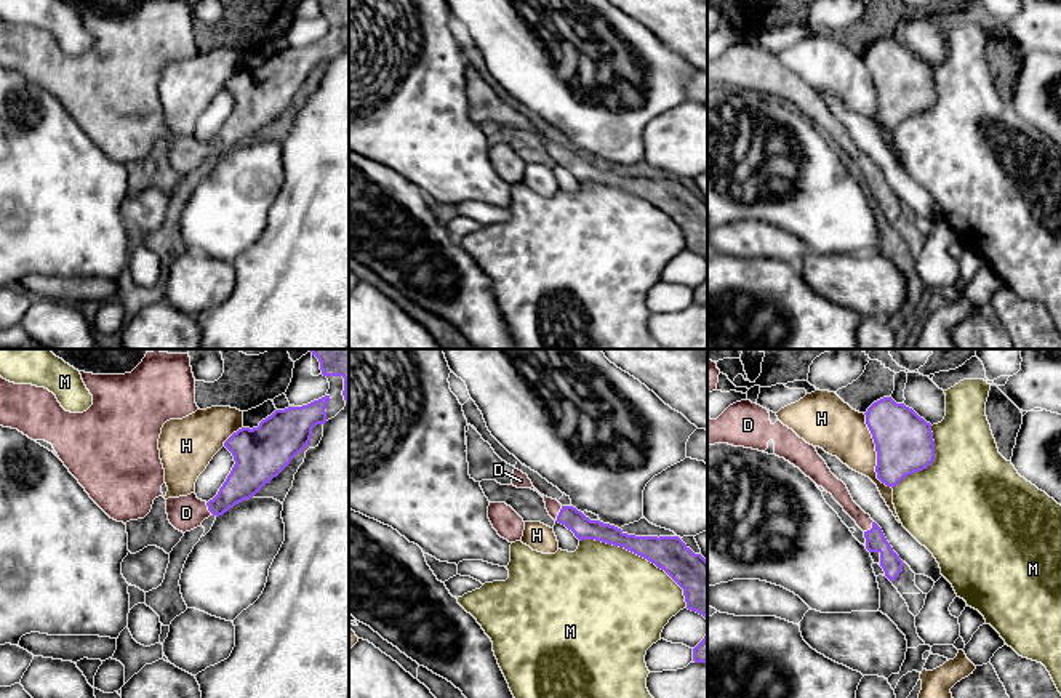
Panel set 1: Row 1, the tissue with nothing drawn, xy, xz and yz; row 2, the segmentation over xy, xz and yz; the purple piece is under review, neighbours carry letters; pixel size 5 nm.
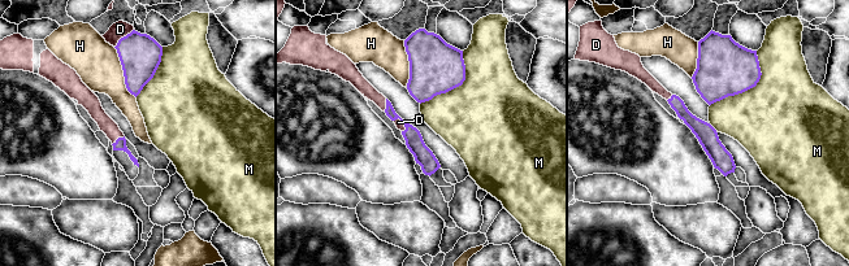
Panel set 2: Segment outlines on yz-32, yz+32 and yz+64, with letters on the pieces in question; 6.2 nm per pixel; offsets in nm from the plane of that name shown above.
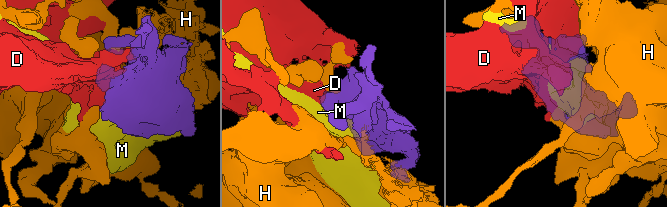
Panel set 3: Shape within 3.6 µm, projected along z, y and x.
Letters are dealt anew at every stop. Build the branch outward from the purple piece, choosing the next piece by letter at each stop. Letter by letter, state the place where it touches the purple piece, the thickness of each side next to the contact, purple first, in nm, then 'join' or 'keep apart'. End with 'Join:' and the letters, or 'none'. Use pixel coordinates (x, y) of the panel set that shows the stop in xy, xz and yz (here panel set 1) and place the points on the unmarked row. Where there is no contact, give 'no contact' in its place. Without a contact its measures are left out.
D: meets purple in xz at (559, 156); 110 nm thick on the purple side, 70 nm on the other; join
H: meets purple in yz at (877, 95); 300 nm thick on the purple side, 260 nm on the other; keep apart
M: meets purple in xz at (639, 196); 180 nm thick on the purple side, 480 nm on the other; keep apart
Join: D

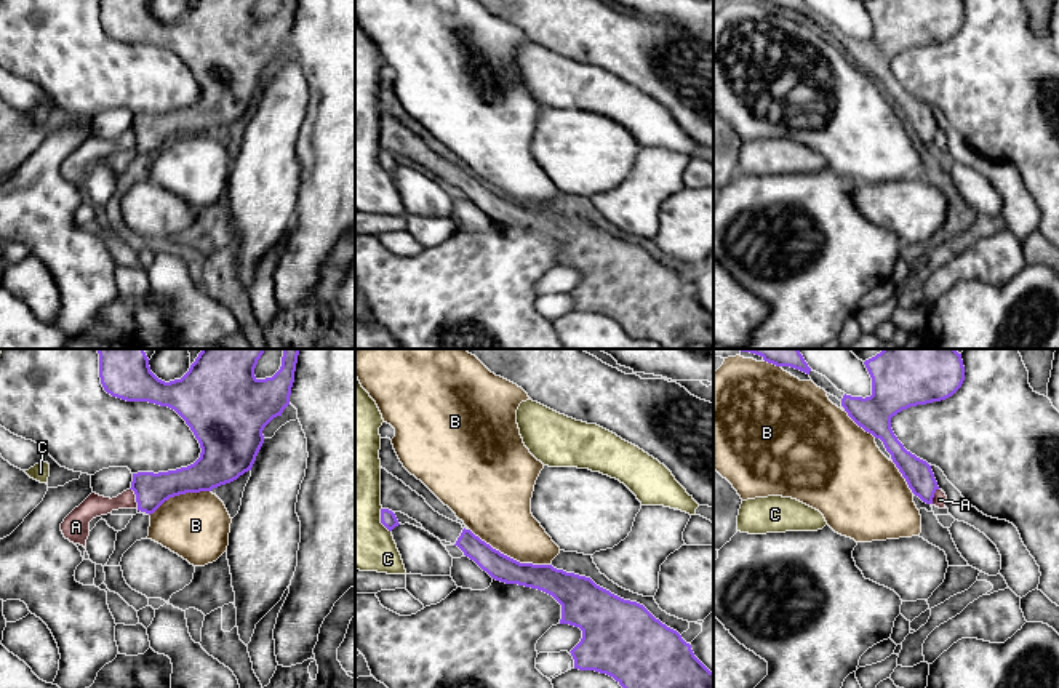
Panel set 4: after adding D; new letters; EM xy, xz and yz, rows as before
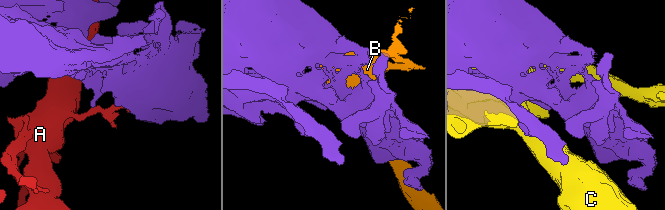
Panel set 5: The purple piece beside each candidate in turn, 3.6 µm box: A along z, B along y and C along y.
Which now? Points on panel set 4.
A: meets purple in xy at (136, 140); 170 nm thick on the purple side, 110 nm on the other; keep apart
B: meets purple in xz at (509, 199); 140 nm thick on the purple side, 340 nm on the other; keep apart
C: meets purple in xz at (381, 162); 80 nm thick on the purple side, 300 nm on the other; keep apart
Join: none

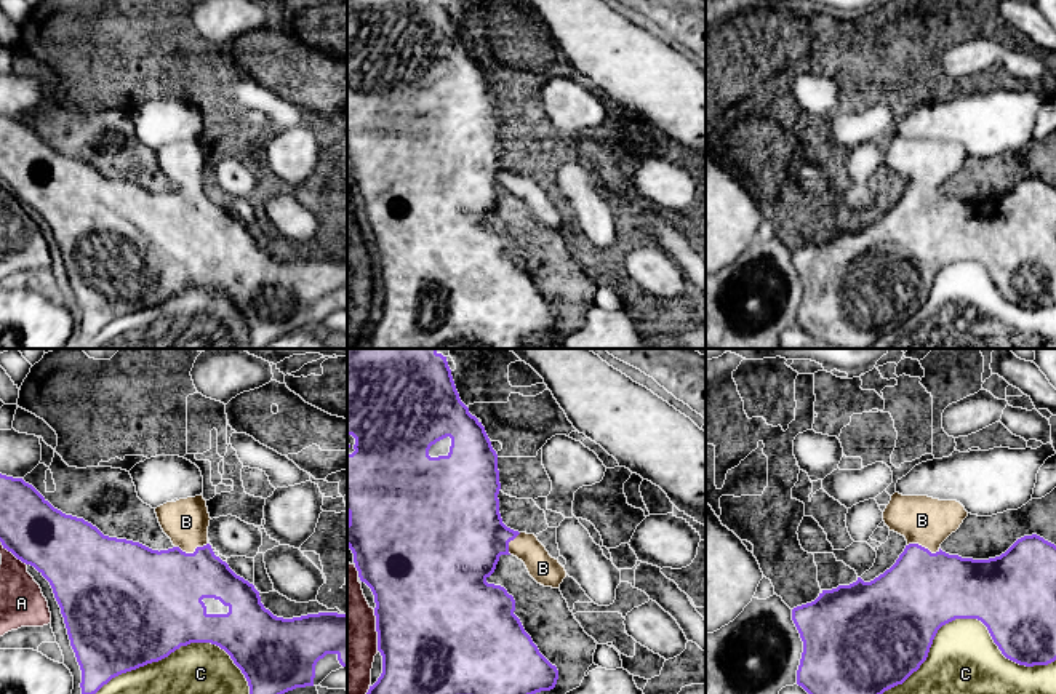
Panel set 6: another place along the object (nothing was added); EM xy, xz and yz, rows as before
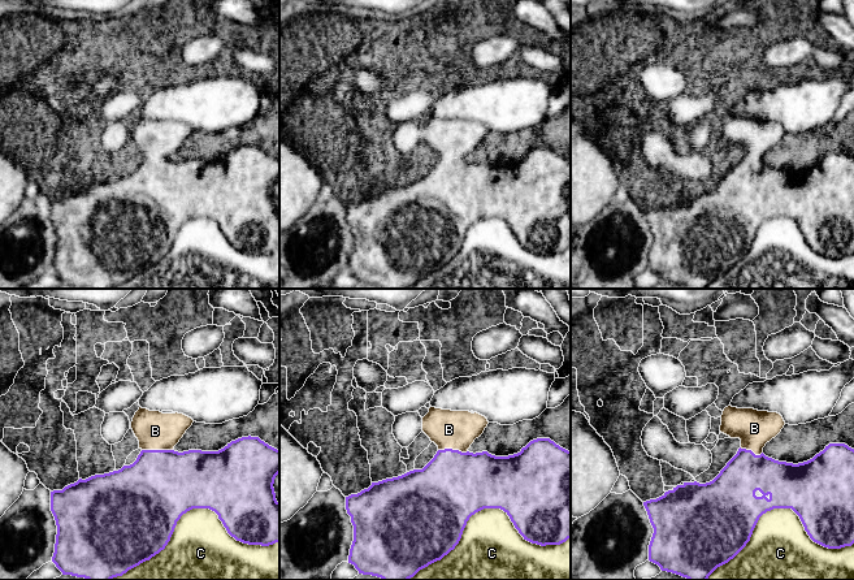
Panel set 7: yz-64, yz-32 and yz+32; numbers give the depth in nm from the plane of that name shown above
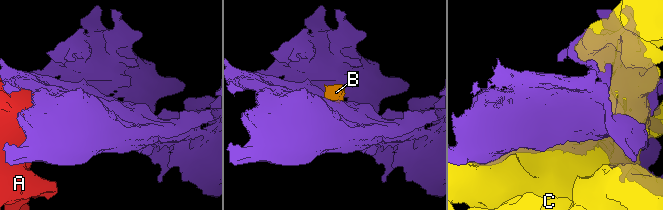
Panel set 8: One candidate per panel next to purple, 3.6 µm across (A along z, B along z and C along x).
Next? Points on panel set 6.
A: meets purple in xz at (376, 272); 500 nm thick on the purple side, 300 nm on the other; keep apart
B: meets purple in xy at (191, 195); 420 nm thick on the purple side, 220 nm on the other; join
C: meets purple in yz at (957, 259); 400 nm thick on the purple side, 380 nm on the other; keep apart
Join: B

